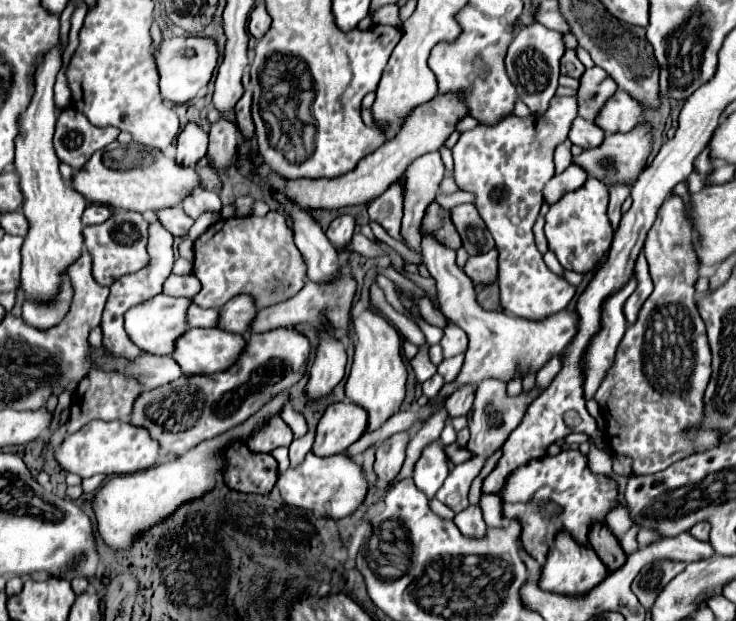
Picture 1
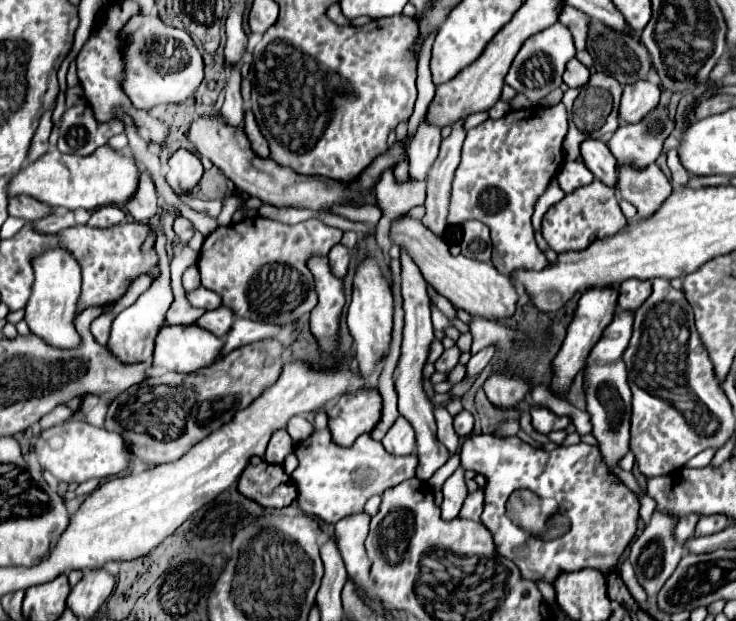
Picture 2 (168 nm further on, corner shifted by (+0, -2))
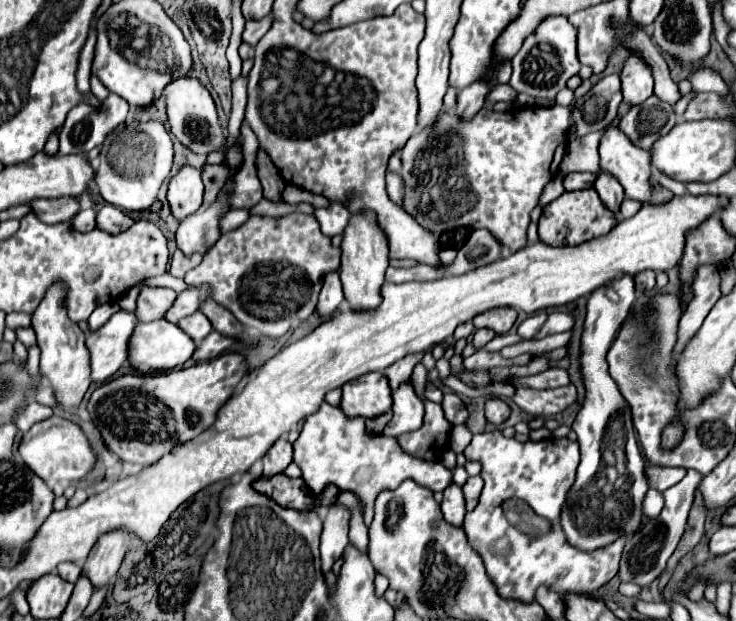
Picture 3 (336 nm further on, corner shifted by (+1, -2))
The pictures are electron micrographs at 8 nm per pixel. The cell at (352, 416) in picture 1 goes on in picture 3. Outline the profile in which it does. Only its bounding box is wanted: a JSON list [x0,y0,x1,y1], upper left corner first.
[341,372,391,418]

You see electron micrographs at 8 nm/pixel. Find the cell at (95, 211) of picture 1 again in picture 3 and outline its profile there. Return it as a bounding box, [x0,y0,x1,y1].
[97,206,135,234]

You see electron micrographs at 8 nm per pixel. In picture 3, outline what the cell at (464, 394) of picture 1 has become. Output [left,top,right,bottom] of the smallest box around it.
[473,328,495,348]

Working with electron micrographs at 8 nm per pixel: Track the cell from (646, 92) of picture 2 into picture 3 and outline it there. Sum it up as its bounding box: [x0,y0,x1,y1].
[621,54,653,106]

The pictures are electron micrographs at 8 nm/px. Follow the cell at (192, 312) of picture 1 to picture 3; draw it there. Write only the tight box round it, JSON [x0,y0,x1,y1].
[135,280,177,322]

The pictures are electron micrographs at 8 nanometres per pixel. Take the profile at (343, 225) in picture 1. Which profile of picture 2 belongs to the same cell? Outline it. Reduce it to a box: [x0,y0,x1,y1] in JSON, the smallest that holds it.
[328,244,350,278]

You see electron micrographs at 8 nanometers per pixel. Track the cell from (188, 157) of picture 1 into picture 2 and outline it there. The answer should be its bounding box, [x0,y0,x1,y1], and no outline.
[166,148,204,192]

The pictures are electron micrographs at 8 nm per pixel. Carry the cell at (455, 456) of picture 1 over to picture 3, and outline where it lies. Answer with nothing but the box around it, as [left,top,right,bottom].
[463,430,625,604]

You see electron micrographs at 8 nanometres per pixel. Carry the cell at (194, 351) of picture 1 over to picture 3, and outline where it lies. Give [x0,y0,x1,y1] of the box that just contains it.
[129,320,195,374]

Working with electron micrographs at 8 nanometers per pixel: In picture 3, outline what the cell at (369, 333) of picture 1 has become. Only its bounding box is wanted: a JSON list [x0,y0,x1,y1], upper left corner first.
[339,212,389,310]

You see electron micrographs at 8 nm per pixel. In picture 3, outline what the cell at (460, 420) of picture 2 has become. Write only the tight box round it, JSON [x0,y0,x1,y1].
[441,392,469,424]

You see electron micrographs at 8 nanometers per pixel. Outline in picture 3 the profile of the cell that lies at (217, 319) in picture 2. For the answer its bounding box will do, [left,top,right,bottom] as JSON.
[177,310,213,342]

